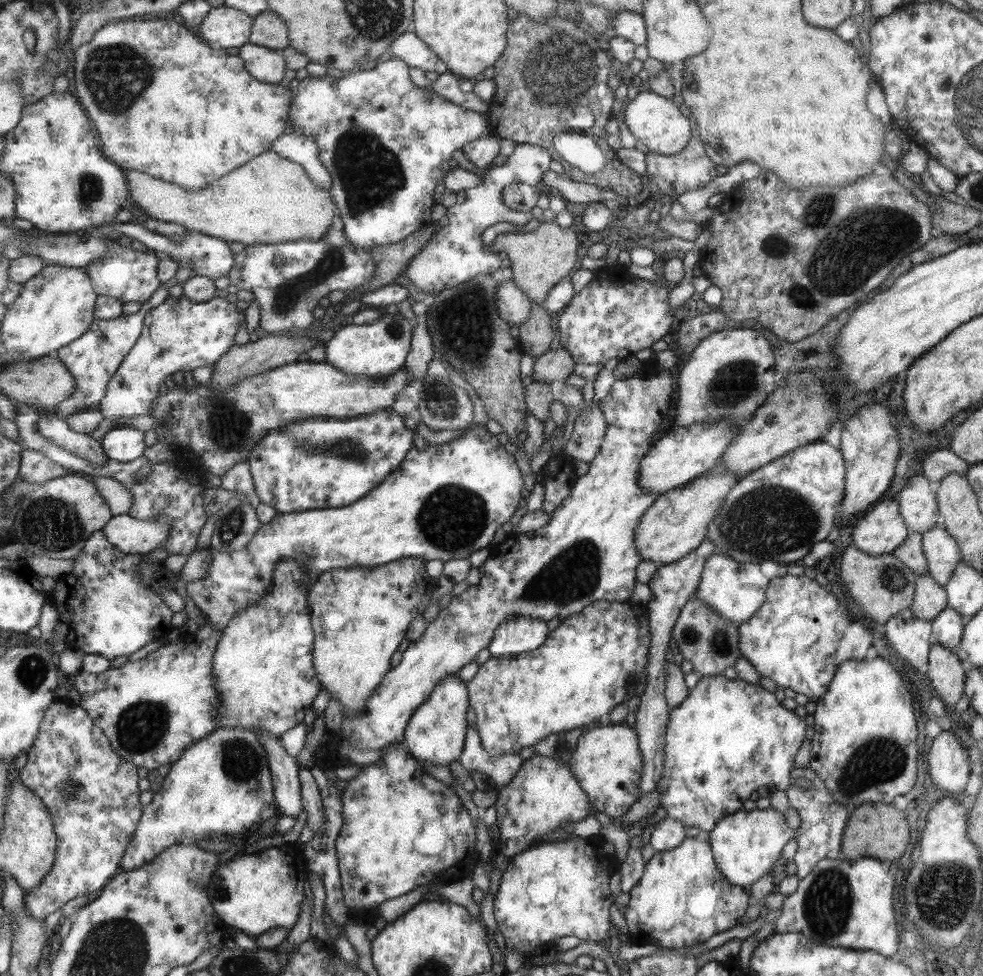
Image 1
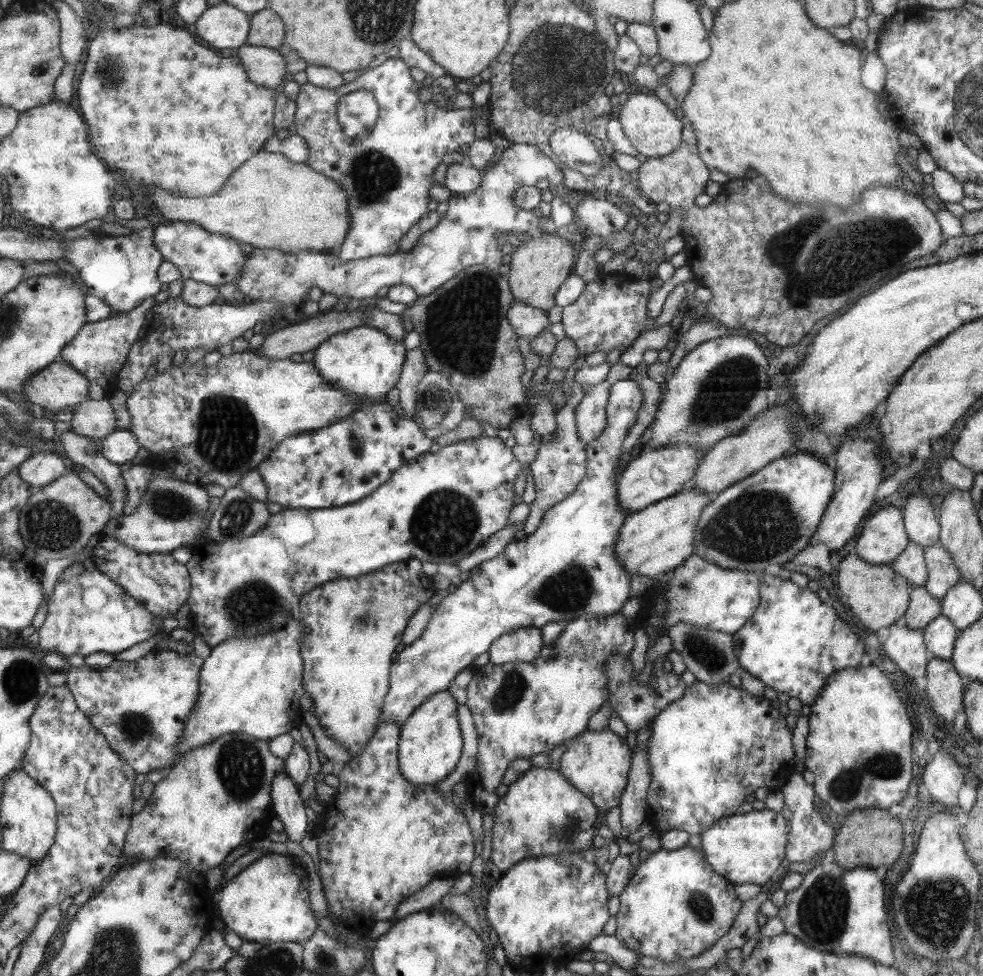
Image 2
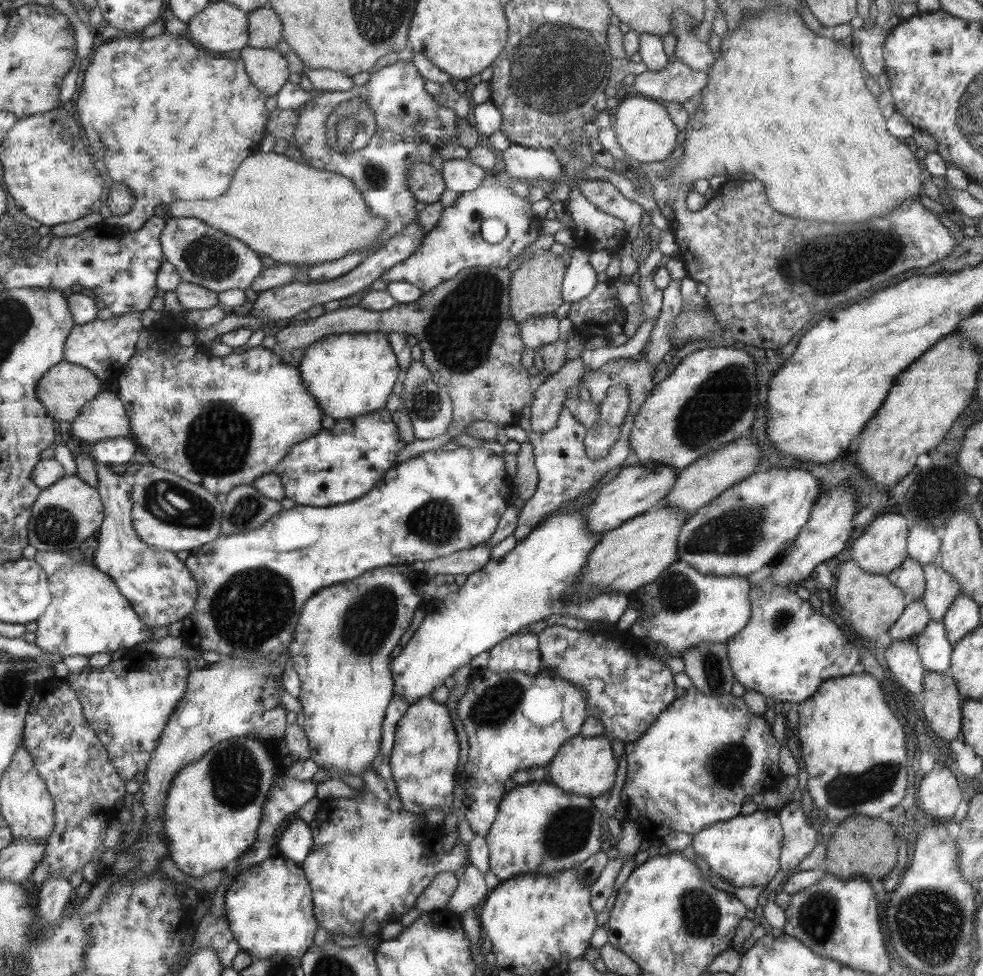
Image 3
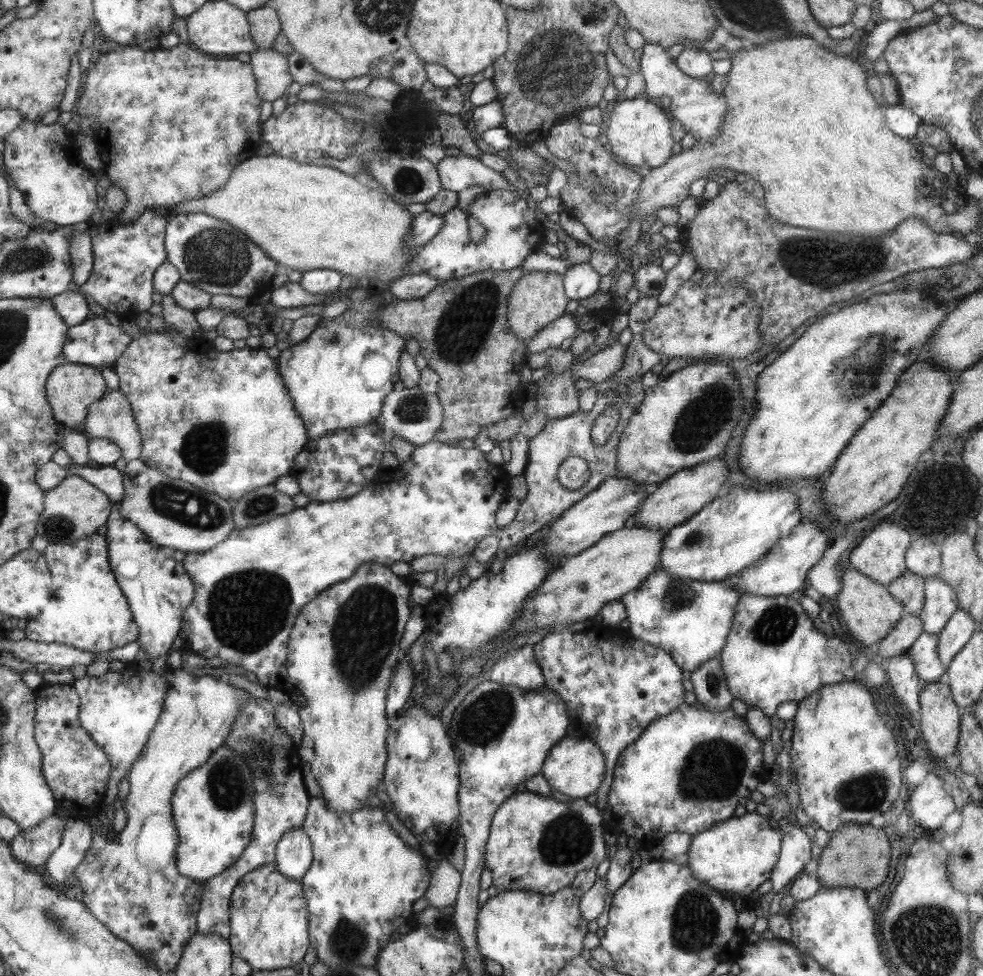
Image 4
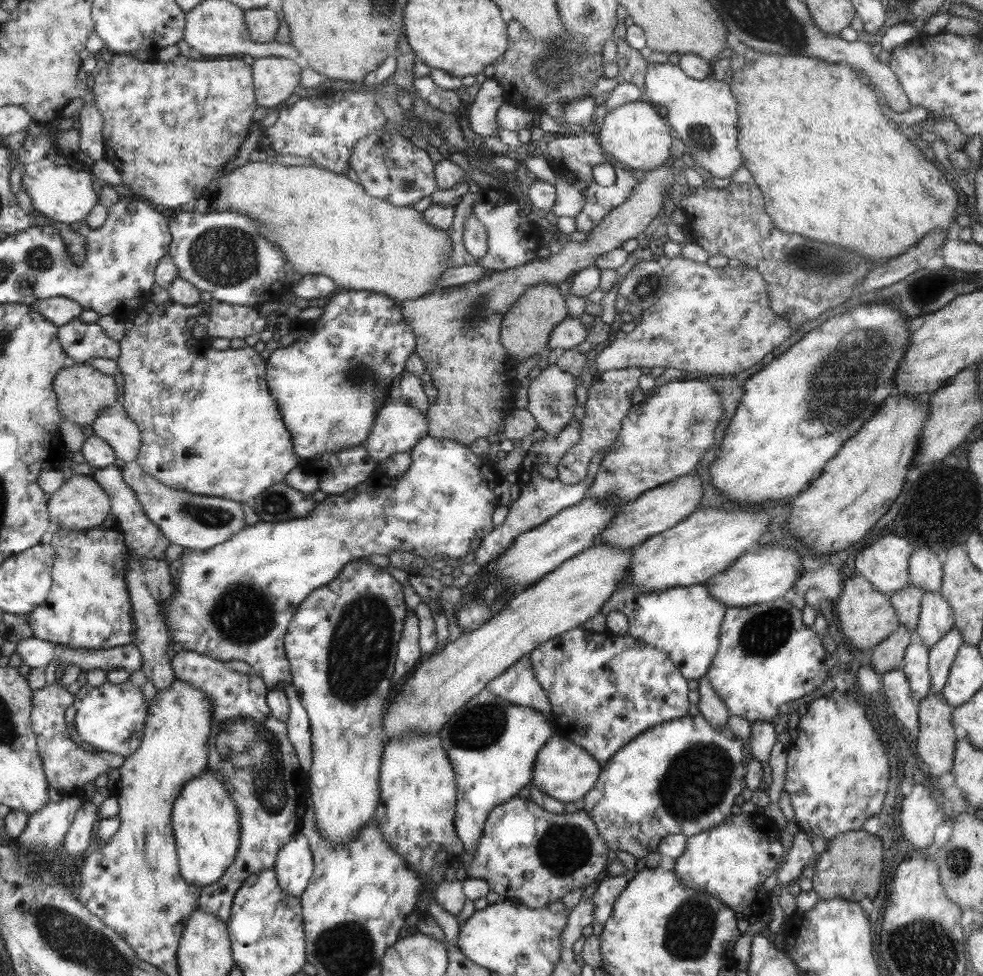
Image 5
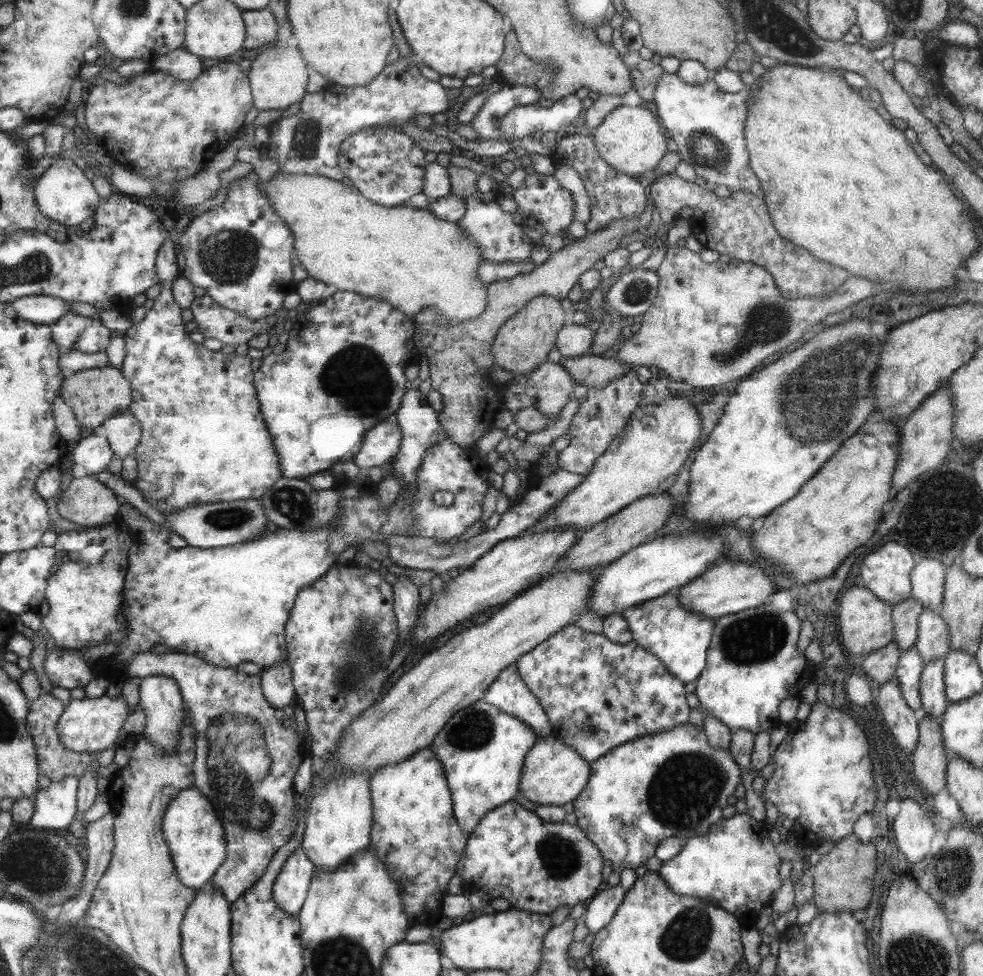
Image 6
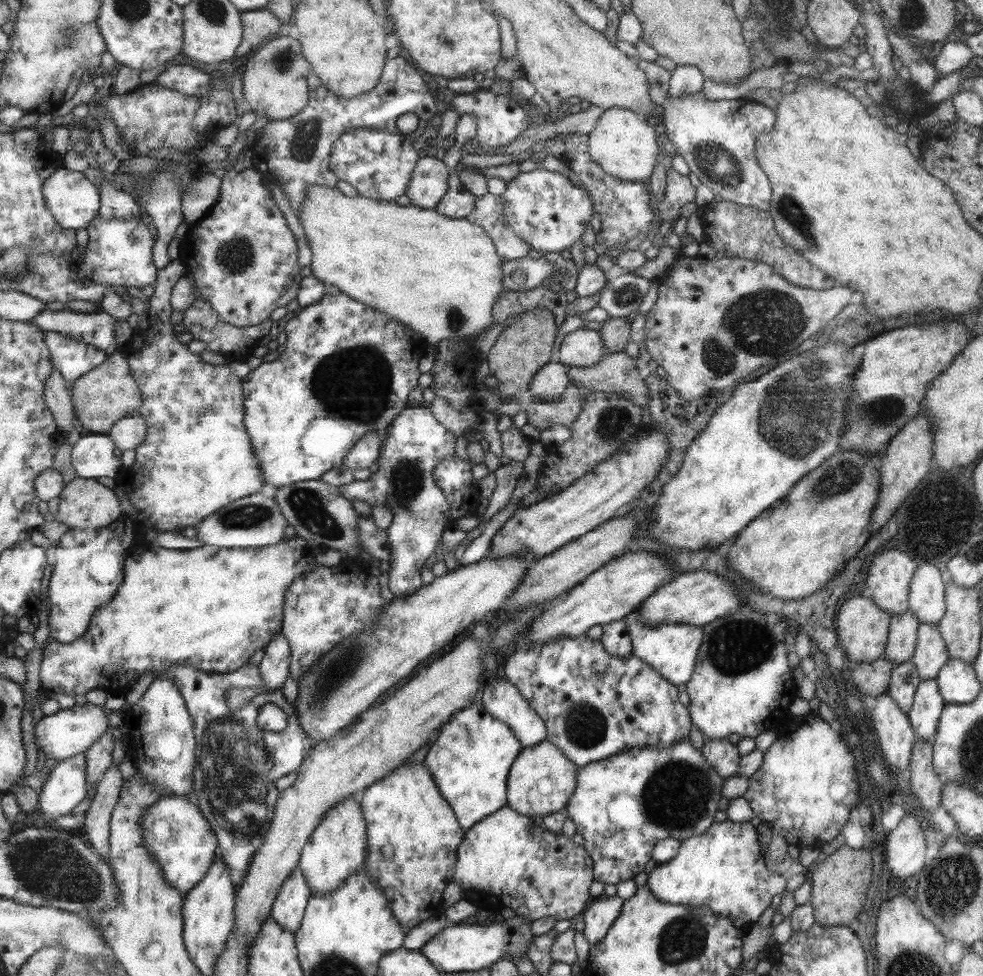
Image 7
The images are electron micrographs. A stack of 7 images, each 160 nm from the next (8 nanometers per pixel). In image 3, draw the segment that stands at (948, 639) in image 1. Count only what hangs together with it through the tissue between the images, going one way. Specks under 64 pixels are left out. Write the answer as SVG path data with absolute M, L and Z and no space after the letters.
M929 621L915 637L918 652L927 671L947 672L952 646L947 640L942 621Z

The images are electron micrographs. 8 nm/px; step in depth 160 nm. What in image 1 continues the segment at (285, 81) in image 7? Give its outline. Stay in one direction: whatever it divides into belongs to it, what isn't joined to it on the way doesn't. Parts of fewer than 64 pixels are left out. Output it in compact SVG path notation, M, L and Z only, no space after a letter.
M249 43L239 47L237 56L242 57L246 71L255 80L277 84L283 78L283 58L273 50L263 50L263 46Z

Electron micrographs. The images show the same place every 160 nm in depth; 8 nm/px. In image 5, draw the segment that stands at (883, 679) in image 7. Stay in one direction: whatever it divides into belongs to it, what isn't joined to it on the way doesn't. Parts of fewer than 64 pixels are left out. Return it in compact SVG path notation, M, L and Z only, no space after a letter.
M899 624L895 632L871 648L869 665L880 674L899 668L907 645L914 639L915 634L911 634L906 626Z

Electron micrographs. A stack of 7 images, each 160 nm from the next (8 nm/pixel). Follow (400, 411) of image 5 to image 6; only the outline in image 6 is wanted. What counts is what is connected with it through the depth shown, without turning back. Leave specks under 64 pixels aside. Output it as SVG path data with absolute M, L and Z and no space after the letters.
M393 420L376 424L369 431L362 442L362 448L354 456L353 462L365 471L371 466L381 466L389 462L398 453L402 439L400 428Z

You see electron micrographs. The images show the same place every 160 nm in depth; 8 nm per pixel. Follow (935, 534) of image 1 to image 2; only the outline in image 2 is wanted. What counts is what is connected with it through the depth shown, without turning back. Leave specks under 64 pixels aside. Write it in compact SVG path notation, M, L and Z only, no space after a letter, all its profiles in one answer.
M939 543L924 548L924 561L928 570L924 587L932 597L941 600L961 580L961 572L946 548Z

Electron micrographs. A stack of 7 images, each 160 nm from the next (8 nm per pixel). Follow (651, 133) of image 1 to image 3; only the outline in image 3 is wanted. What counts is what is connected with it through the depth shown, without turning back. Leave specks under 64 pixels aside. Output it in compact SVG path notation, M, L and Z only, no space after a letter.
M636 93L616 103L615 123L613 129L616 141L623 152L631 159L640 163L659 162L667 158L675 146L677 138L677 126L667 116L666 108L659 106L653 99L640 96Z

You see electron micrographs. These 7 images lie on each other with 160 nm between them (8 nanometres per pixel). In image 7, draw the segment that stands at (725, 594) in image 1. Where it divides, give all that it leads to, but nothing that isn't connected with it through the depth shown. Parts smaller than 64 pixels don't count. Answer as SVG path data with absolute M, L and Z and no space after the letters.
M636 611L624 618L627 634L633 644L631 654L650 664L665 680L675 686L686 684L693 676L704 632L702 627L679 623L644 624Z

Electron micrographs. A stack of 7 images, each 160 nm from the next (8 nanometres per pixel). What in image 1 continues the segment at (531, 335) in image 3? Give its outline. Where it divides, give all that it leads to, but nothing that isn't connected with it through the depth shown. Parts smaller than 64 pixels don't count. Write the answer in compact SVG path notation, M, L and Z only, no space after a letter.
M513 282L498 283L494 294L498 315L509 324L518 324L527 318L530 300Z

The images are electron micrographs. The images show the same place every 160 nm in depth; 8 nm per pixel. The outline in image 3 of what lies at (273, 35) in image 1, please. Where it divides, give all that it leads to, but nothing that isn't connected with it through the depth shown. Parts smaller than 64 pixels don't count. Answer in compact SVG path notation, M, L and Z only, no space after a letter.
M267 6L246 13L250 20L251 48L273 48L281 38L281 23L273 9Z

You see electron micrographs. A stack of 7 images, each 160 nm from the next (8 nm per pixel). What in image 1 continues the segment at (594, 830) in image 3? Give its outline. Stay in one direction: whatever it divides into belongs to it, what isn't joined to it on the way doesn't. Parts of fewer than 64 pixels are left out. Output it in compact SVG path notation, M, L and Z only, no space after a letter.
M534 753L529 760L523 761L515 776L498 789L494 807L497 811L495 825L498 827L500 834L496 843L501 848L501 854L504 854L507 858L531 848L529 842L535 842L537 836L553 832L553 830L560 830L559 827L563 827L563 824L569 825L569 822L572 824L581 821L591 814L590 799L582 791L579 780L575 778L568 764L553 760L553 758L547 758L547 756L540 756L537 753Z

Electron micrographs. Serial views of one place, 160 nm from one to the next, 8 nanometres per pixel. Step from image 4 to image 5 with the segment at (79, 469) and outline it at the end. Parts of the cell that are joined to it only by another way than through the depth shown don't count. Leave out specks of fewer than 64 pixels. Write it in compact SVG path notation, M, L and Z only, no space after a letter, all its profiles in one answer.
M115 465L98 468L95 469L92 478L109 493L112 500L112 514L117 518L120 531L125 535L126 546L131 550L131 555L166 561L165 552L172 542L154 522L149 520L136 492L124 480L122 469Z

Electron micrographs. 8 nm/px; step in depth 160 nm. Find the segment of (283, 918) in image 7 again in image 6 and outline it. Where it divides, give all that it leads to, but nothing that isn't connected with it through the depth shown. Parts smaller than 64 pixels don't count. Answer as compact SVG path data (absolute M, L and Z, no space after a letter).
M300 846L287 856L272 887L274 900L283 912L291 916L298 914L314 871L314 864Z

